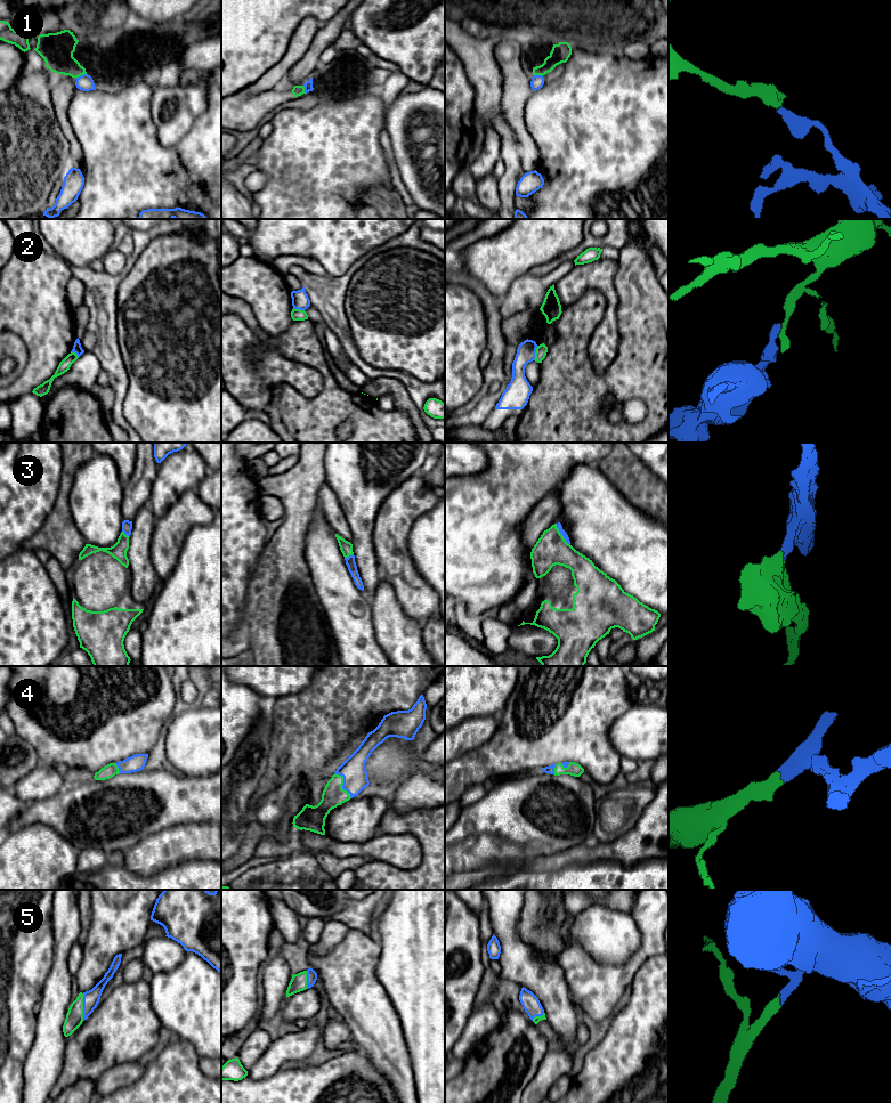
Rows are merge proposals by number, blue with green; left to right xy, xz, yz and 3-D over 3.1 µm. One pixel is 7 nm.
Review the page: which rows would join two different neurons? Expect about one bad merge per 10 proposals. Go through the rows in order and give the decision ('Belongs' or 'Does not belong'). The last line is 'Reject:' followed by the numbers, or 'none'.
1: Belongs
2: Does not belong
3: Belongs
4: Belongs
5: Belongs
Reject: 2

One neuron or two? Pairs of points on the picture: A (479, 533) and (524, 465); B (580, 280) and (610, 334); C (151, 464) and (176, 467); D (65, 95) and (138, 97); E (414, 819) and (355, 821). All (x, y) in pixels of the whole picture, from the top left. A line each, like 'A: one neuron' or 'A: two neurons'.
A: one neuron
B: one neuron
C: two neurons
D: two neurons
E: two neurons

